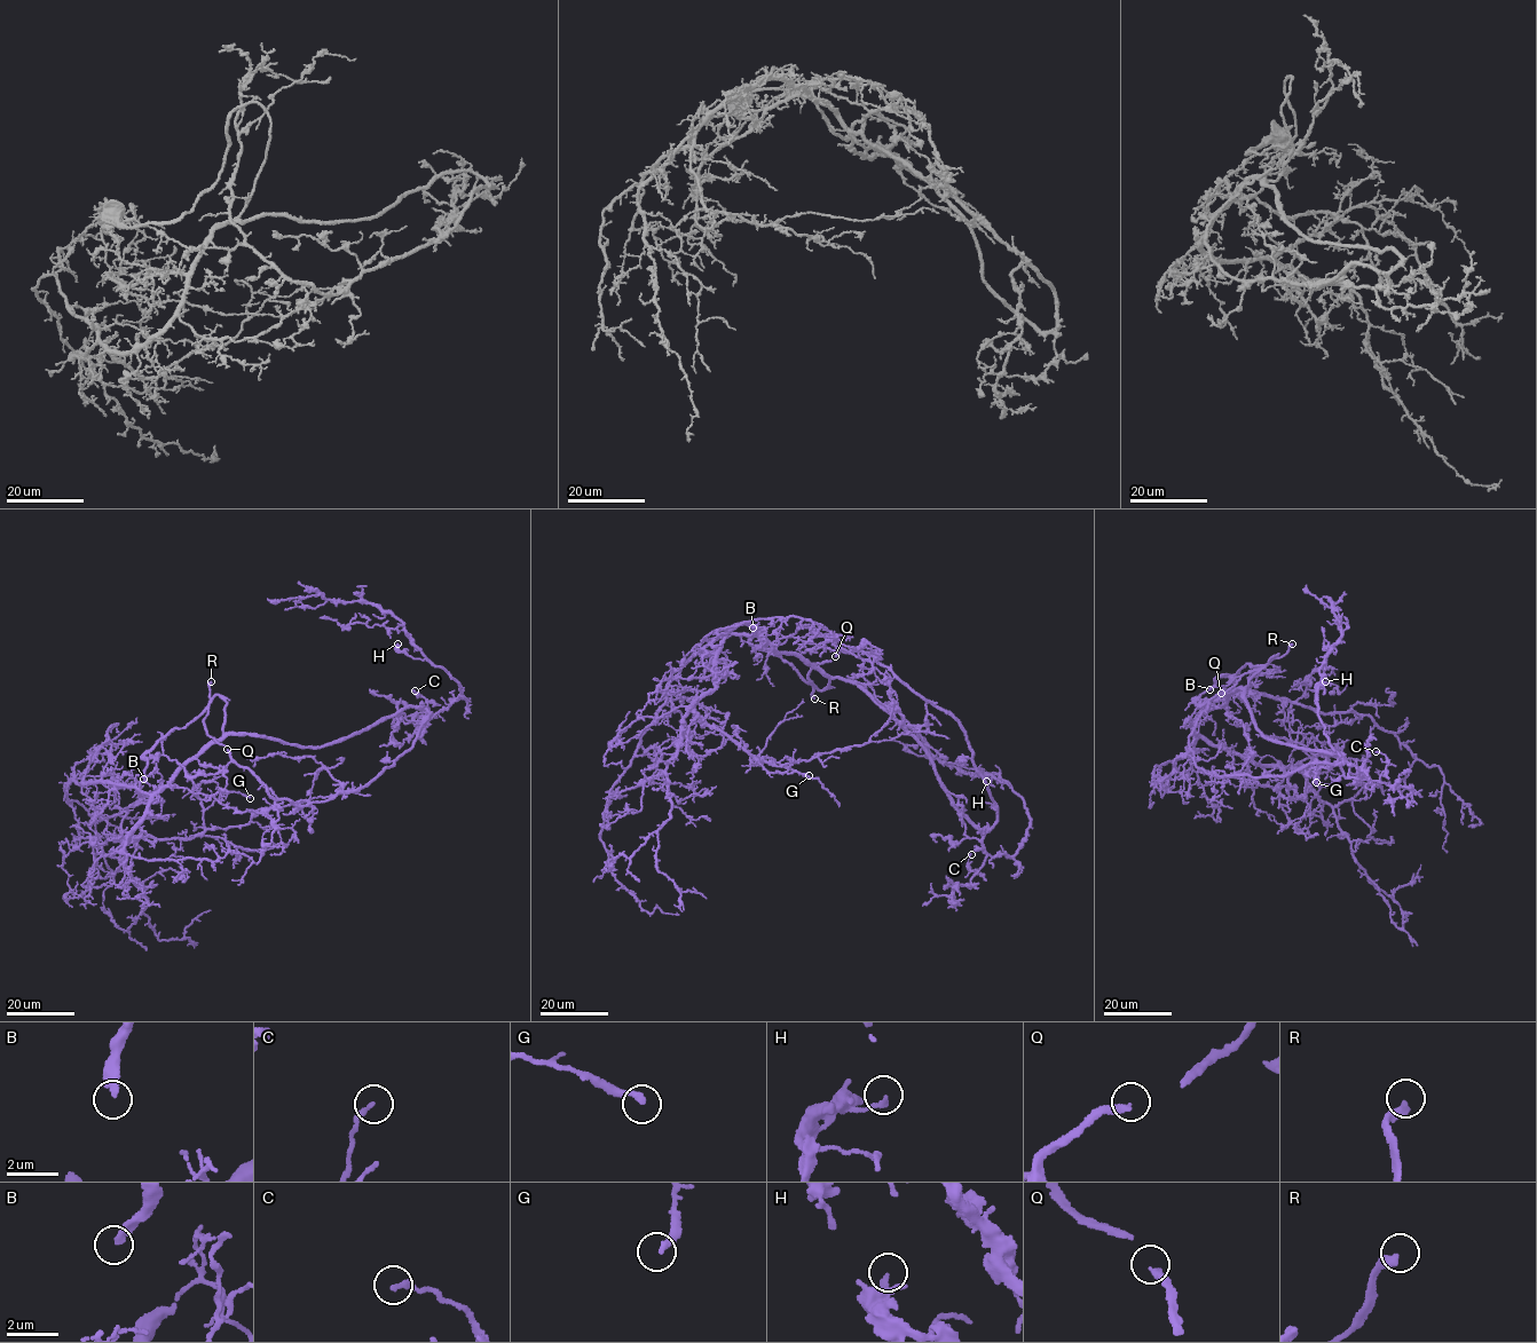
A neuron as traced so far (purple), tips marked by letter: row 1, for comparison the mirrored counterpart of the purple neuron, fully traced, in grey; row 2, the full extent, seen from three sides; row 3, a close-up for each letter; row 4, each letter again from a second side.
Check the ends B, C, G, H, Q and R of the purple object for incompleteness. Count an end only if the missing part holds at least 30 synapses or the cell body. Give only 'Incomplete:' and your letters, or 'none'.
Incomplete: B, R

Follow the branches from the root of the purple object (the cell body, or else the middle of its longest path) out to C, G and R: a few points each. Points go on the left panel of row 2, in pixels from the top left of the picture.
C: (254, 734), (318, 747), (406, 708), (425, 709), (425, 723), (434, 715), (415, 690)
G: (254, 734), (211, 742), (152, 798), (127, 837), (136, 838), (121, 838), (195, 837), (222, 794), (250, 798)
R: (254, 734), (223, 734), (226, 703), (218, 695), (210, 700), (211, 681)

